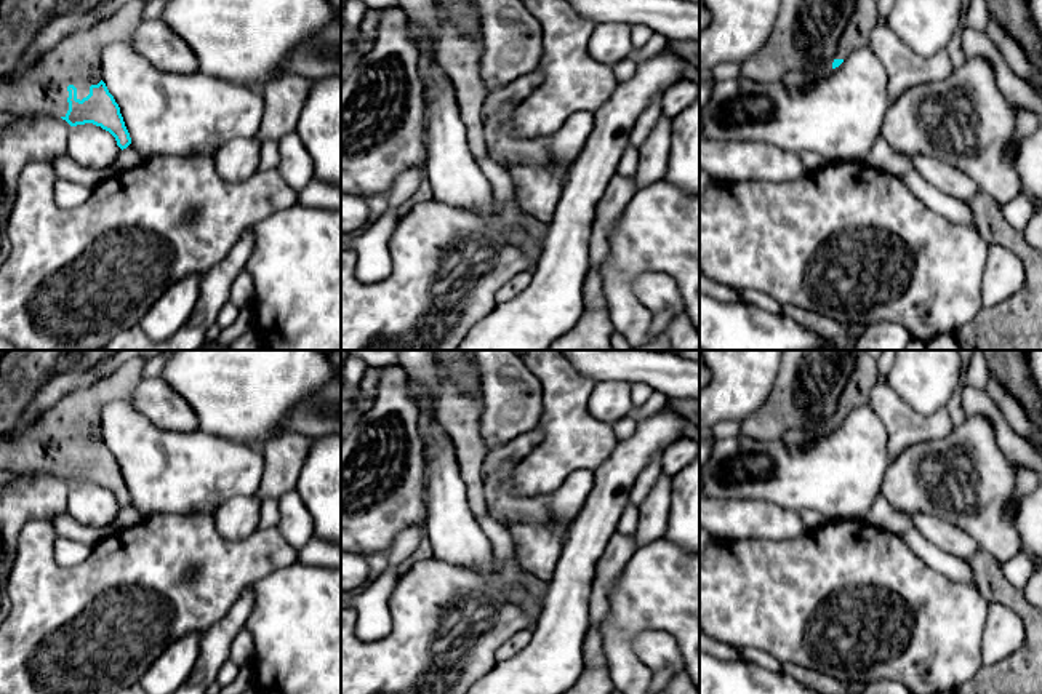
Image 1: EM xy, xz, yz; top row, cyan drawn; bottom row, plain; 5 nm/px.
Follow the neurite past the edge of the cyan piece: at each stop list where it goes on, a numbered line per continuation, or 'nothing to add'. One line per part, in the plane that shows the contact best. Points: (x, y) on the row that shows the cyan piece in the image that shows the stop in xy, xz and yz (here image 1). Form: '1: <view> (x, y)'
1: xy (40, 88)

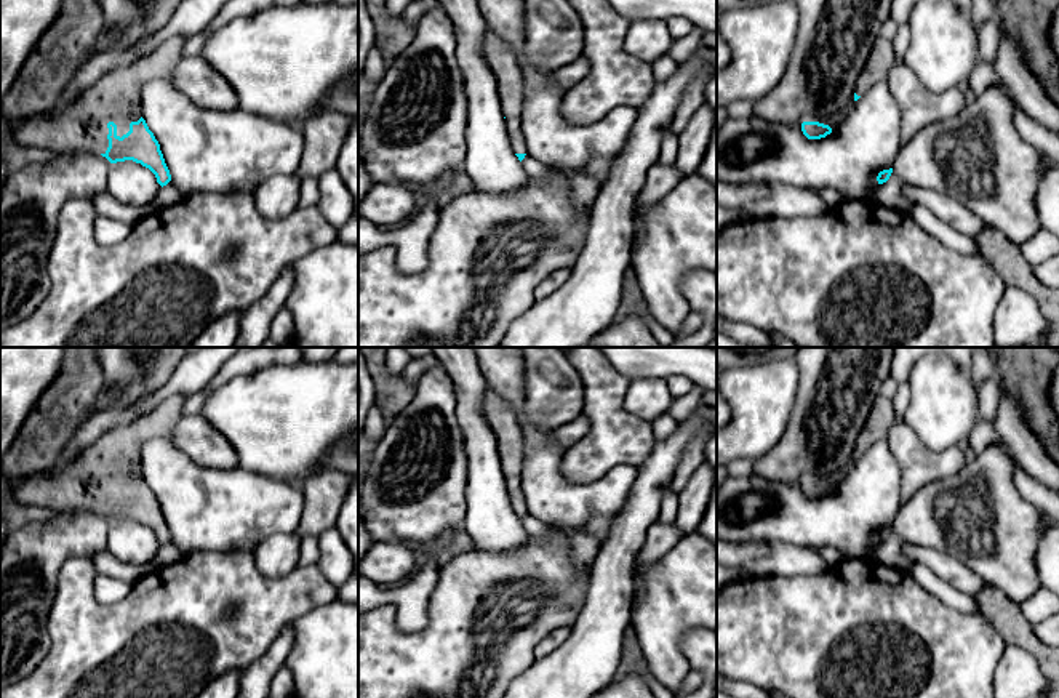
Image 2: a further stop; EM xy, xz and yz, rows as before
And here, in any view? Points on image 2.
1: xy (80, 125)
2: xz (498, 53)

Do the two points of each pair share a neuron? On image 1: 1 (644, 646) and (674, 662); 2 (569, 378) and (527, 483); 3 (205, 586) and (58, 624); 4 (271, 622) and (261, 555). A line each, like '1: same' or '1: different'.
1: same
2: same
3: same
4: different

